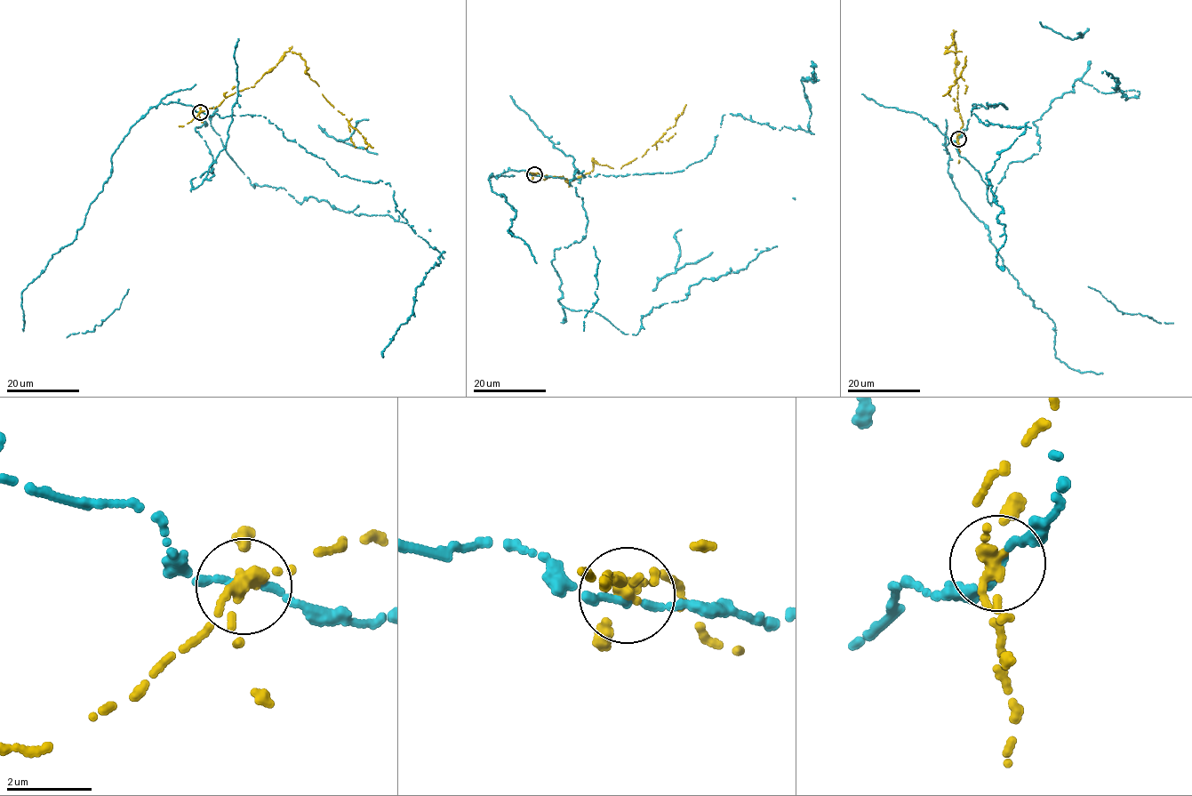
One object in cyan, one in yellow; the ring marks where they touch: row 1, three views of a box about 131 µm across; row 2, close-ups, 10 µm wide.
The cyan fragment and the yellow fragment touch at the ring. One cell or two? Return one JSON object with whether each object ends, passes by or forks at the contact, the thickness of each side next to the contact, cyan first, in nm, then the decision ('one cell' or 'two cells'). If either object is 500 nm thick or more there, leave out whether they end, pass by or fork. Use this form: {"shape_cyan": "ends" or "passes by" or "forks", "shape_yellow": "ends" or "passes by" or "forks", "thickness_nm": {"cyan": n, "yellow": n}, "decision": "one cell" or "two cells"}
{"shape_cyan": "ends", "shape_yellow": "ends", "thickness_nm": {"cyan": 240, "yellow": 380}, "decision": "two cells"}

